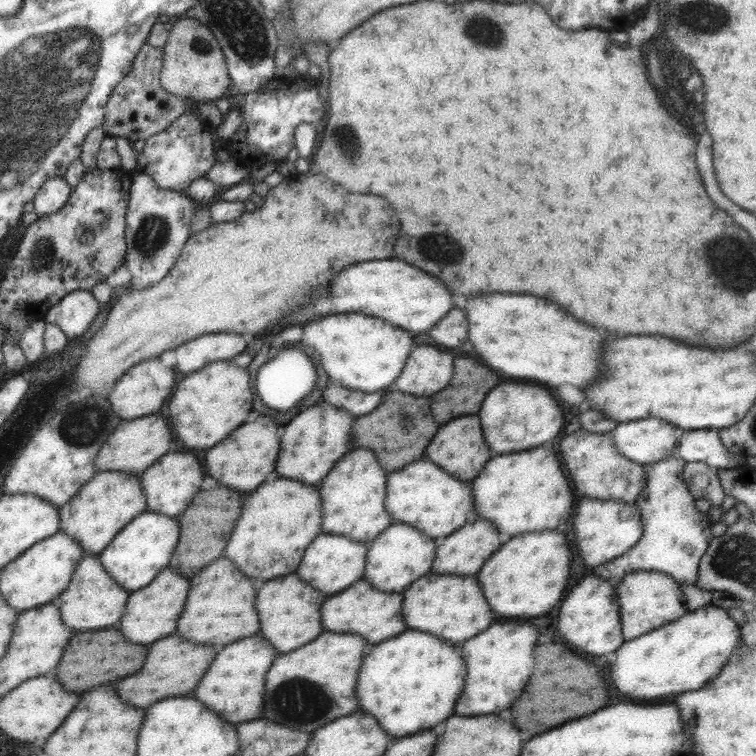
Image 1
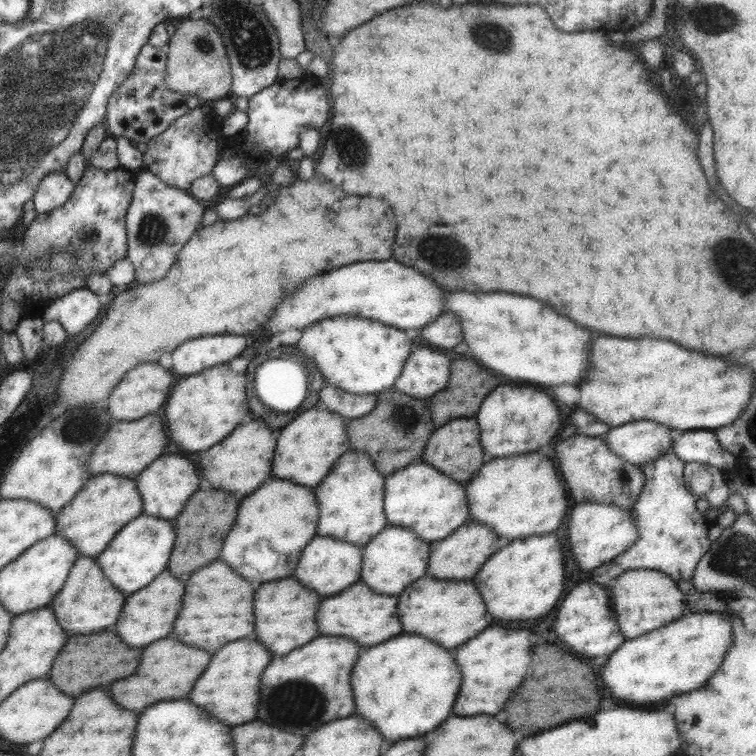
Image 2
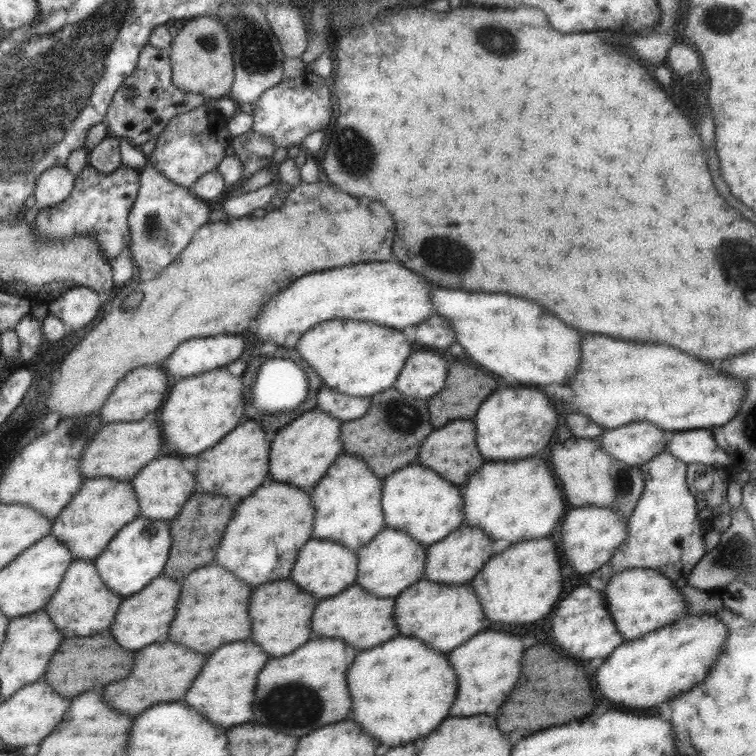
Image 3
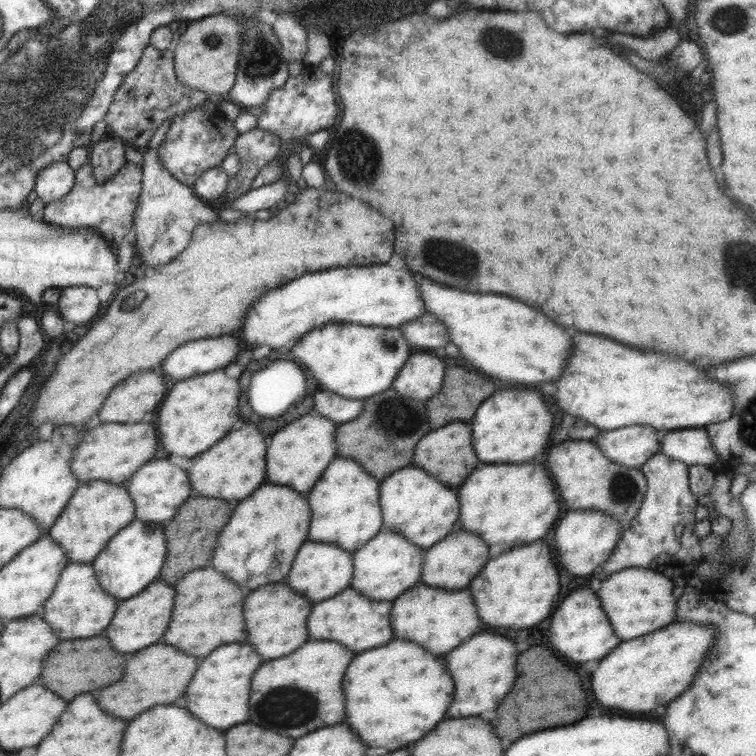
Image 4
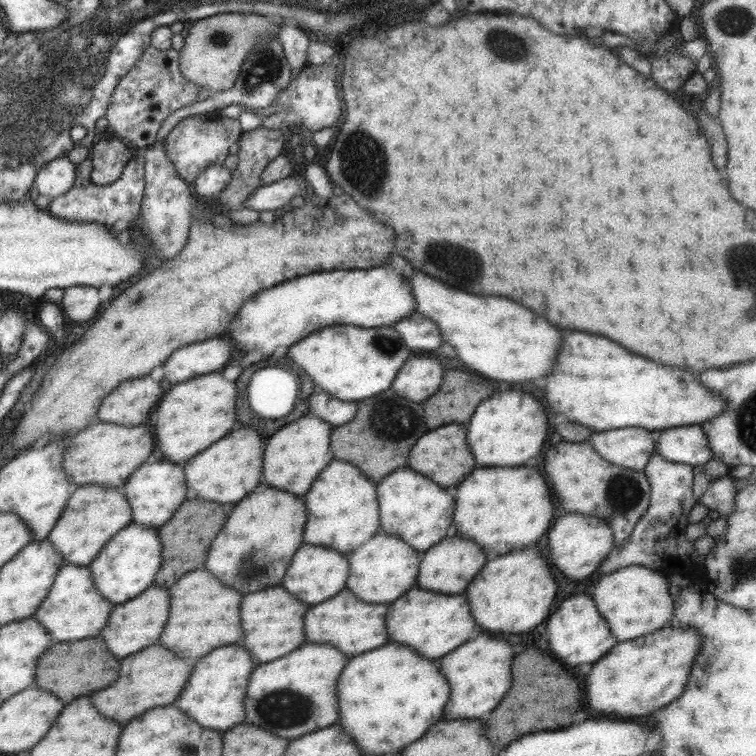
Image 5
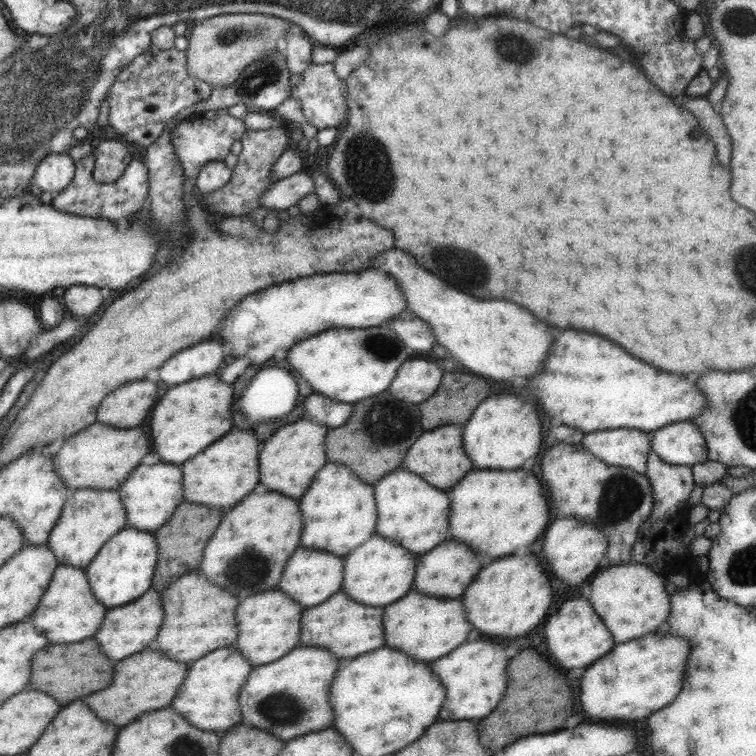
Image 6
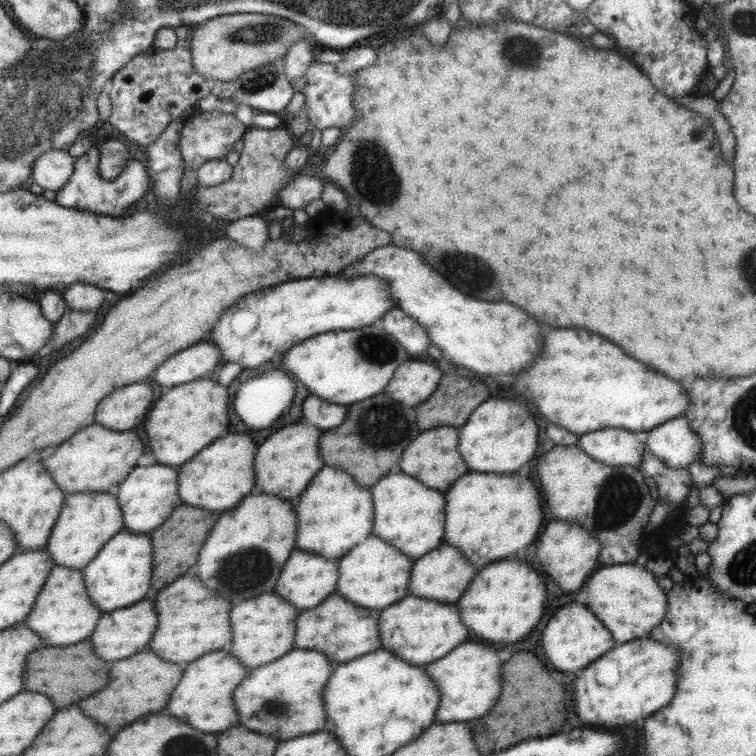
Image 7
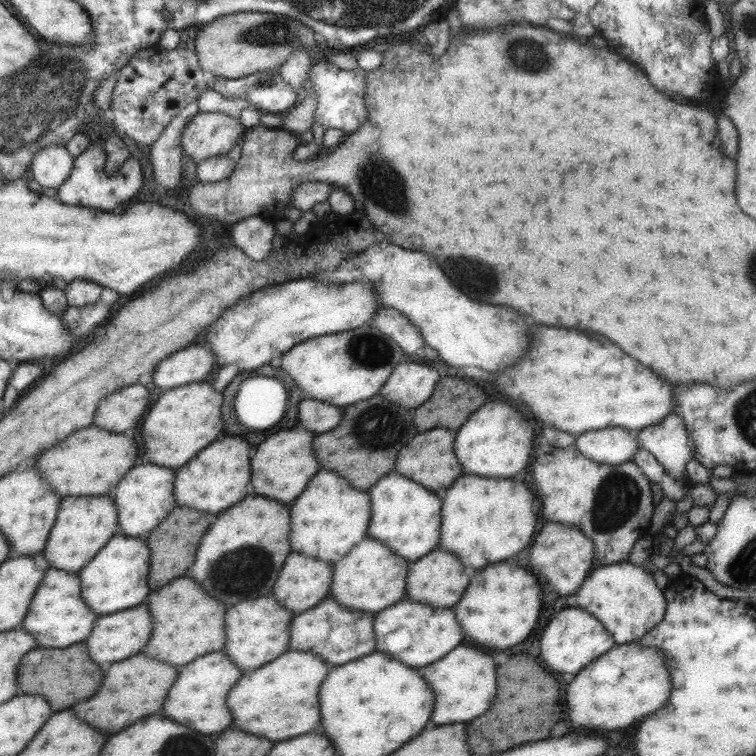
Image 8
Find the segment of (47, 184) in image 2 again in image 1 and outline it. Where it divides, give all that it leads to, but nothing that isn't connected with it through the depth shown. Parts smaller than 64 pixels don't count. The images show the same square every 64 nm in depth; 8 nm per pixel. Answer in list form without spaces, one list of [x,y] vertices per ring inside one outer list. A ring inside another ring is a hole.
[[[62,176],[48,178],[35,194],[33,212],[39,216],[47,216],[57,212],[69,199],[72,188]]]

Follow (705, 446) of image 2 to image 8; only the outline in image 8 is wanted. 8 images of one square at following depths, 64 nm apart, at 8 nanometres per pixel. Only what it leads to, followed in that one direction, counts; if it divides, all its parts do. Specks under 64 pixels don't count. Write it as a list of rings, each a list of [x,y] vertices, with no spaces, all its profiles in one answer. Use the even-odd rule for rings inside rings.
[[[675,412],[635,432],[640,447],[647,450],[672,477],[685,477],[685,464],[693,457],[694,442]]]

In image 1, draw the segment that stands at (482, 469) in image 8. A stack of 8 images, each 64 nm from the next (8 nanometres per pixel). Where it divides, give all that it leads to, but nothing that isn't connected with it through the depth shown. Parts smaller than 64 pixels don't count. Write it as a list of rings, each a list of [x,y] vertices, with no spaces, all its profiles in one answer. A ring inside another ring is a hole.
[[[503,382],[489,390],[477,413],[489,452],[521,452],[551,442],[563,428],[563,412],[553,396],[539,386],[523,382]]]

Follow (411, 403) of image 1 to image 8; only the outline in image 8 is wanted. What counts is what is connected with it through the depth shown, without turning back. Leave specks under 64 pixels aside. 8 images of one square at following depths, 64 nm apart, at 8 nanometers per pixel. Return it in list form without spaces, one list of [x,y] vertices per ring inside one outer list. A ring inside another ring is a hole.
[[[377,394],[365,402],[345,406],[343,420],[335,430],[316,434],[312,442],[321,469],[335,471],[356,489],[367,491],[378,478],[392,472],[395,456],[418,432],[413,428],[412,409],[399,408]]]

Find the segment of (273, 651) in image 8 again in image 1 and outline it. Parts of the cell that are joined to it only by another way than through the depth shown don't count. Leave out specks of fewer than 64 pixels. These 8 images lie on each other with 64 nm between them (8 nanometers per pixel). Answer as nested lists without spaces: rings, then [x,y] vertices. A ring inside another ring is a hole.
[[[287,574],[281,578],[267,580],[261,590],[257,590],[255,610],[261,622],[261,634],[266,638],[277,652],[291,652],[308,642],[311,642],[324,628],[319,618],[319,604],[325,596],[299,576]]]

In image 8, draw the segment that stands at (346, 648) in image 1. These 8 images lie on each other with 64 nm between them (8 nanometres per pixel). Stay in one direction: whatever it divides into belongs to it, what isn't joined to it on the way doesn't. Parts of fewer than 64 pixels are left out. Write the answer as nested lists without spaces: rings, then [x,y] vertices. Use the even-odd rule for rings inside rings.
[[[288,649],[260,668],[243,672],[226,696],[233,724],[249,734],[265,736],[273,742],[301,736],[305,732],[320,732],[317,692],[328,670],[320,656]]]

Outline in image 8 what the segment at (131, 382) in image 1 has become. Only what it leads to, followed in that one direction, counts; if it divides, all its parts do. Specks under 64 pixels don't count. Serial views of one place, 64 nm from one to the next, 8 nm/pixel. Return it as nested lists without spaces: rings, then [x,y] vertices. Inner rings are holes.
[[[133,384],[115,390],[104,396],[99,402],[99,408],[93,416],[93,426],[112,433],[127,433],[127,428],[133,428],[141,416],[148,410],[149,394],[145,386]]]

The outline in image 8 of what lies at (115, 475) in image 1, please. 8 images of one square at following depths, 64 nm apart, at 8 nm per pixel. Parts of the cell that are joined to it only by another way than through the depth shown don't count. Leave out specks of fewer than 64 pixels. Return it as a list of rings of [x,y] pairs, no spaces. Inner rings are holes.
[[[109,494],[62,497],[43,554],[50,566],[77,573],[118,533],[117,523],[117,509]]]

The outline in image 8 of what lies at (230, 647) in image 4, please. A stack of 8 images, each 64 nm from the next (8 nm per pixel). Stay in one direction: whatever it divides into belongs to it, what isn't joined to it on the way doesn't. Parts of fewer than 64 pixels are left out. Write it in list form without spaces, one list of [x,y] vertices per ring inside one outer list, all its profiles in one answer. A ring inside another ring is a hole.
[[[209,652],[195,658],[187,666],[179,670],[179,676],[169,690],[165,704],[163,704],[163,716],[182,724],[189,726],[197,732],[213,735],[213,732],[221,732],[231,724],[231,713],[225,706],[227,693],[233,688],[233,684],[239,680],[242,675],[235,663],[221,652]]]

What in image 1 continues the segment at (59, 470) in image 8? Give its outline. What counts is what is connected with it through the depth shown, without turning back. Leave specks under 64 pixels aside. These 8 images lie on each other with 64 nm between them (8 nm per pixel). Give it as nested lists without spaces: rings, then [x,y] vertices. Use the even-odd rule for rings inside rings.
[[[151,414],[151,416],[135,418],[129,422],[121,420],[119,426],[113,429],[113,433],[107,436],[107,441],[101,445],[93,466],[97,472],[113,470],[140,478],[153,462],[167,453],[169,444],[171,444],[171,428],[167,426],[167,420],[163,416]]]

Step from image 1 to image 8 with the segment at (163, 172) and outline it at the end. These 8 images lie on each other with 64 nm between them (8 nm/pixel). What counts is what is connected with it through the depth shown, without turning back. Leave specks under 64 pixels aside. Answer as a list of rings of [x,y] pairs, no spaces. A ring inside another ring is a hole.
[[[198,112],[182,130],[180,146],[196,165],[213,156],[226,155],[242,136],[240,122],[220,112]]]

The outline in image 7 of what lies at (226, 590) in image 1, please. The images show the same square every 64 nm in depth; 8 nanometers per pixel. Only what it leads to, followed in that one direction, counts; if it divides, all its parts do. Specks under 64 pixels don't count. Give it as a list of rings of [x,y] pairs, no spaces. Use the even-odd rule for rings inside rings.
[[[193,572],[177,577],[169,586],[155,592],[154,605],[159,616],[157,630],[149,642],[151,652],[169,662],[193,662],[205,652],[229,650],[229,600],[207,590]]]

